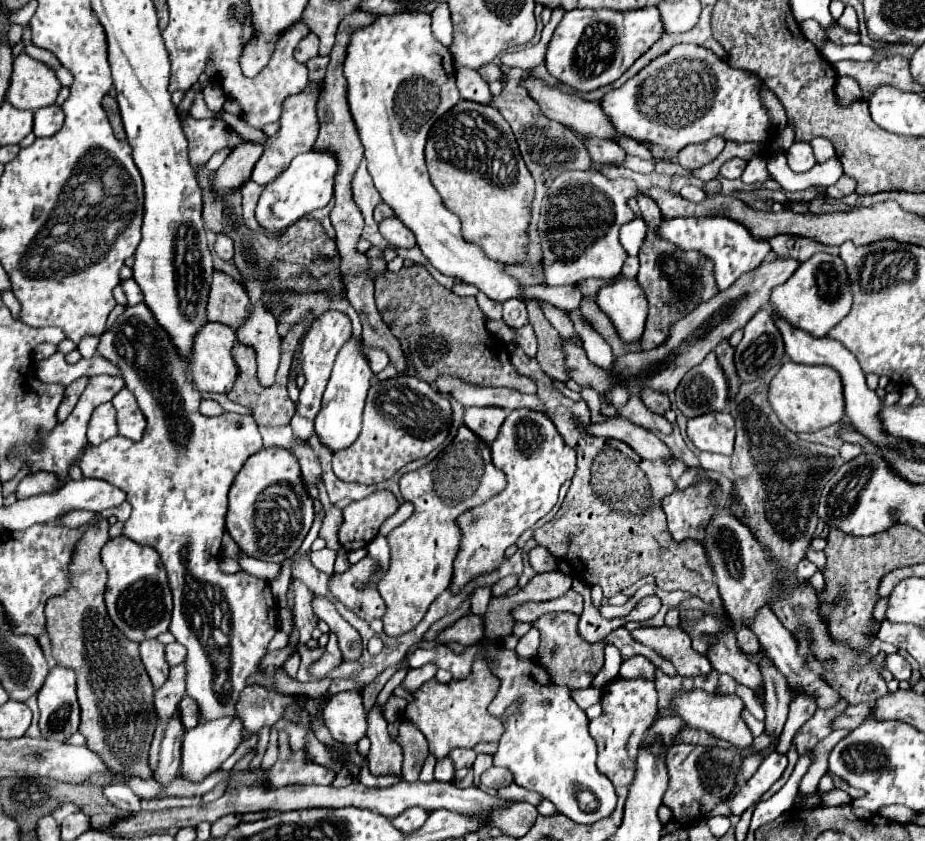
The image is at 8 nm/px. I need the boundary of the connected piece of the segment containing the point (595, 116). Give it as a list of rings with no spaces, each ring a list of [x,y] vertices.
[[[527,80],[525,88],[539,102],[545,116],[573,128],[577,134],[583,134],[589,138],[593,138],[593,136],[595,138],[623,136],[609,122],[607,114],[601,110],[599,104],[587,102],[587,100],[573,96],[573,94],[565,94],[557,88],[545,86],[539,80]]]

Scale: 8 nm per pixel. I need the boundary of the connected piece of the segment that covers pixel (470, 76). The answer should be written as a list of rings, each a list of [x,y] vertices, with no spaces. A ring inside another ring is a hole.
[[[455,68],[455,78],[457,78],[457,88],[461,92],[461,98],[481,102],[481,104],[491,104],[493,94],[489,90],[489,84],[479,76],[477,70]]]

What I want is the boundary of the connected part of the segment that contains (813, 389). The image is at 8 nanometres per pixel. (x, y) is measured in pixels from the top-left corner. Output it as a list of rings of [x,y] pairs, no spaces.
[[[785,360],[767,392],[769,406],[791,432],[817,432],[843,418],[843,388],[841,378],[829,366],[807,366]]]

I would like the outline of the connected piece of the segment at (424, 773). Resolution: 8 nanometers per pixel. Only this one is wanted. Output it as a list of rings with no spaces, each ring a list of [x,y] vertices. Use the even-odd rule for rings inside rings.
[[[429,754],[419,775],[419,780],[422,782],[431,782],[434,780],[434,768],[437,763],[437,759]]]

